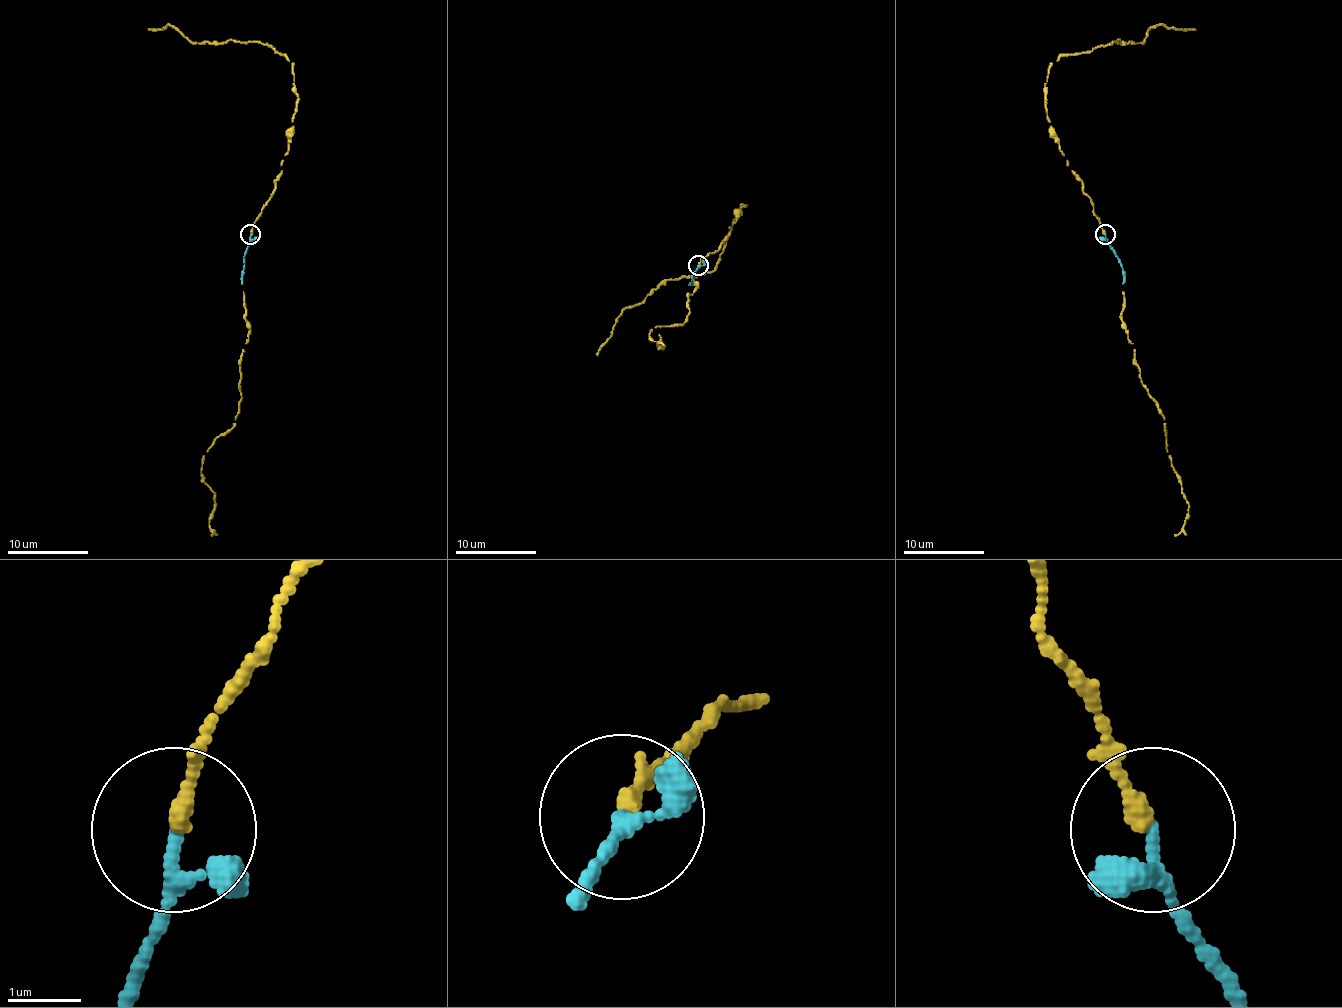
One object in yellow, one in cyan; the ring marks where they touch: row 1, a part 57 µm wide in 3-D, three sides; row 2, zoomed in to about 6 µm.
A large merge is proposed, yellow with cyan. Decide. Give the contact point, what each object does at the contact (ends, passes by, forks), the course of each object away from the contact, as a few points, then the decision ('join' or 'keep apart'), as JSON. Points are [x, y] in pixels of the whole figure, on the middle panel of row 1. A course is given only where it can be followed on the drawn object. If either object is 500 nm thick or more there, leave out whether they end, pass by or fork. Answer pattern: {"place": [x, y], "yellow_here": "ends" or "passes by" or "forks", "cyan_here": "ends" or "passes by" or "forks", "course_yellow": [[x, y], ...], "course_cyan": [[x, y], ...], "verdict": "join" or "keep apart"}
{"place": [698, 265], "yellow_here": "ends", "cyan_here": "passes by", "course_yellow": [[699, 266], [723, 244], [745, 205], [711, 272], [662, 280], [628, 306], [596, 355]], "course_cyan": [[699, 266], [689, 282]], "verdict": "join"}

